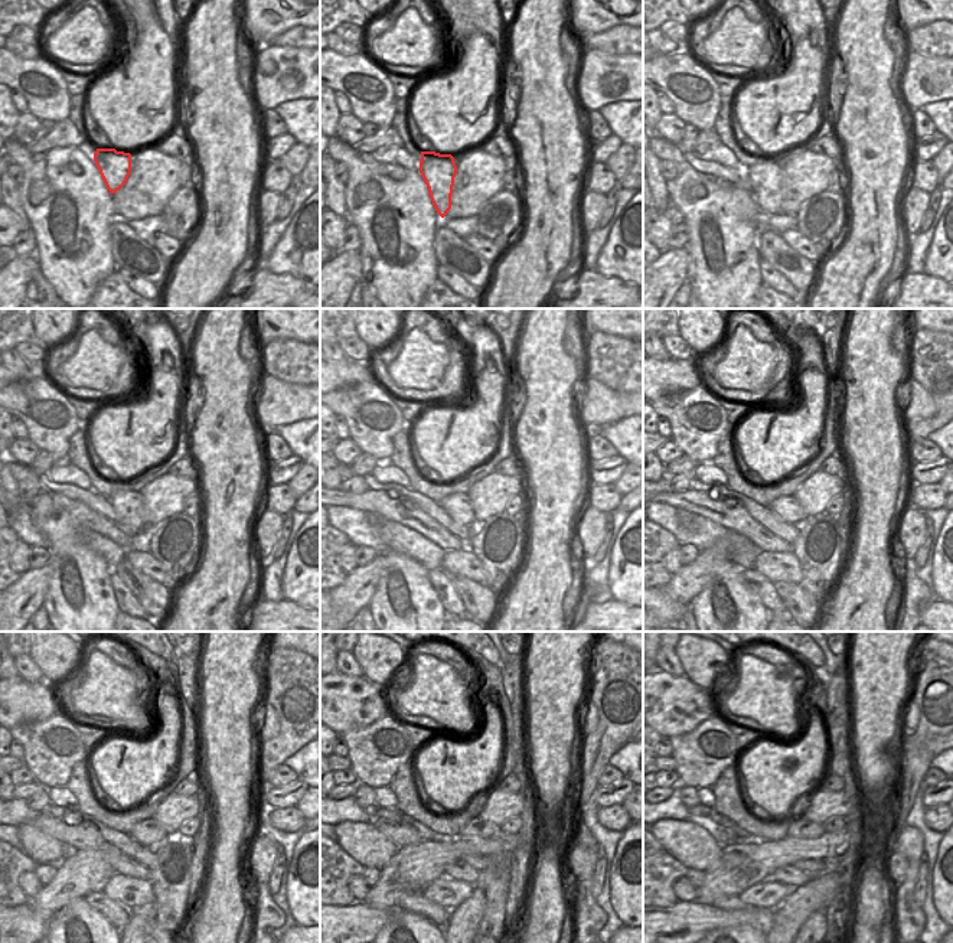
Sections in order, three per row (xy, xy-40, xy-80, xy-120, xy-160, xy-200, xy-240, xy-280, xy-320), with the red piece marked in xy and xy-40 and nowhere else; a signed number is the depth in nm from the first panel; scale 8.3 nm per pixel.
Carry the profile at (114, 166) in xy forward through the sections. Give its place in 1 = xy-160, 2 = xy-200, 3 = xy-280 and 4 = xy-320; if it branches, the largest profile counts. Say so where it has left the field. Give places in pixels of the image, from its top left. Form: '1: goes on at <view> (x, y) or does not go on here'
1: goes on at xy-160 (459, 508)
2: goes on at xy-200 (789, 509)
3: goes on at xy-280 (476, 828)
4: goes on at xy-320 (802, 828)

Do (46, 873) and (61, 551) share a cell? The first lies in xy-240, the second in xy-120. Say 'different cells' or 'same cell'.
different cells

